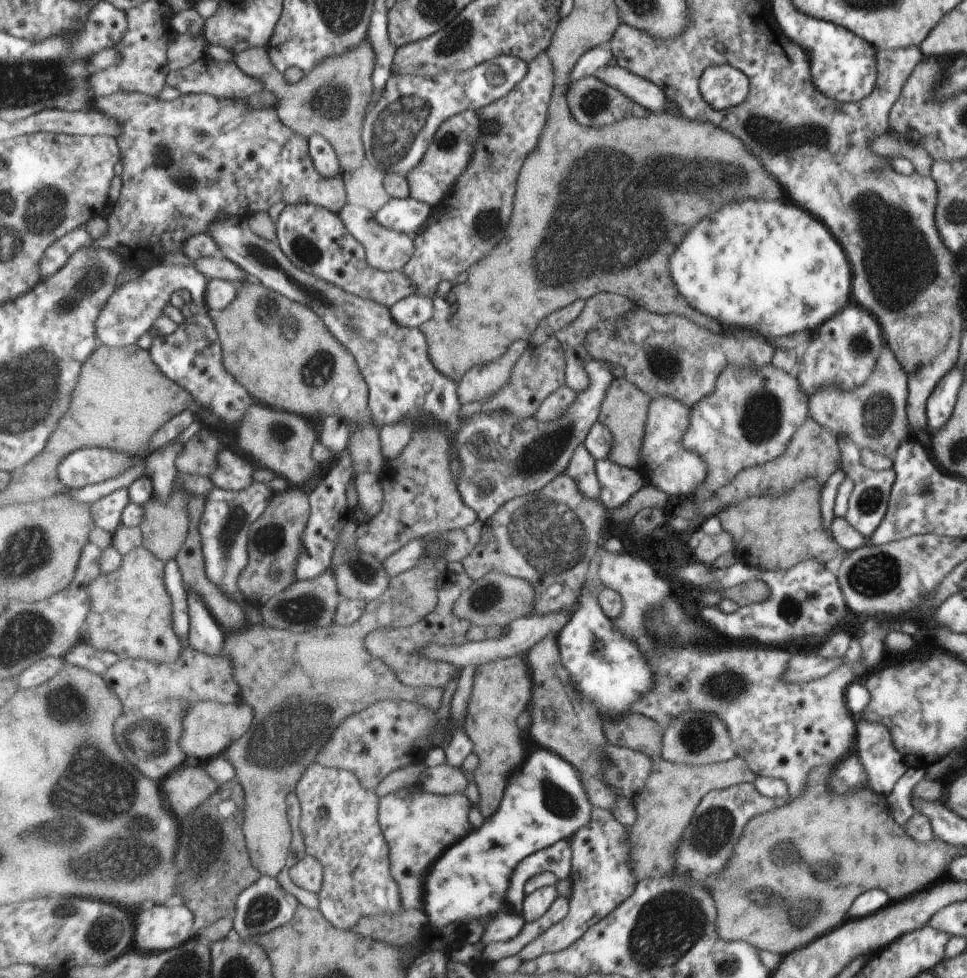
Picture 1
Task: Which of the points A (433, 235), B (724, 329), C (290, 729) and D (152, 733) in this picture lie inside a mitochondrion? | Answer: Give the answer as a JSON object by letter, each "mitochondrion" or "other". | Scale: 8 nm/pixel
{"A":"other","B":"other","C":"mitochondrion","D":"mitochondrion"}

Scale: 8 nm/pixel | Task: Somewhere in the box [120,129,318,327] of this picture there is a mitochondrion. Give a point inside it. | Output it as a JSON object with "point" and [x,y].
{"point":[165,155]}

